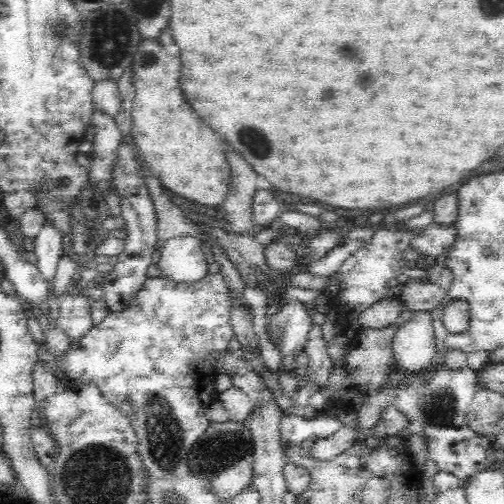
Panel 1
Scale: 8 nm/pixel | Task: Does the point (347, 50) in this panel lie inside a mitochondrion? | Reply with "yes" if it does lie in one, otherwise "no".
no

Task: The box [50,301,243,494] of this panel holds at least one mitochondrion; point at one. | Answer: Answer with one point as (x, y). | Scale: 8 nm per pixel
(166, 444)

